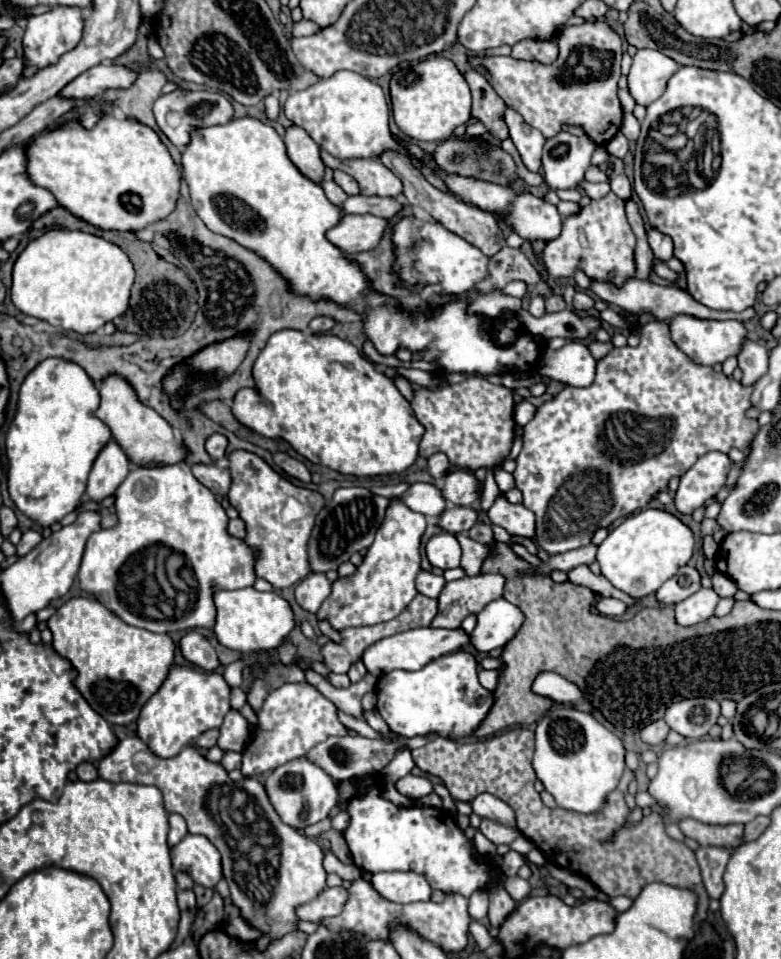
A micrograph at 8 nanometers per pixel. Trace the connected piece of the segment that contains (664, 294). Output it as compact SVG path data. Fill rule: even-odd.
M628 279L620 289L614 287L612 283L600 283L600 281L592 281L592 291L606 303L612 303L624 311L630 311L630 313L646 313L658 321L670 321L674 319L676 315L690 315L690 317L698 317L698 319L718 319L718 321L726 321L726 319L736 319L736 321L748 321L752 317L756 317L756 311L750 307L750 309L744 309L740 313L732 313L732 311L714 311L714 309L708 309L700 303L696 303L688 291L684 289L678 289L678 287L662 287L662 285L656 285L652 281L642 281L642 279Z

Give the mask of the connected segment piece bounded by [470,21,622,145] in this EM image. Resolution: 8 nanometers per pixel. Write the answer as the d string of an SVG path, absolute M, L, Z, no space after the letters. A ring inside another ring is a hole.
M586 21L582 25L566 27L558 37L558 45L560 45L560 55L552 65L540 65L536 61L518 61L512 57L482 57L482 59L472 57L470 65L472 67L484 65L492 75L490 83L494 91L506 101L506 105L510 103L510 107L516 109L528 125L542 131L546 139L554 137L560 131L560 127L566 123L566 125L584 127L584 131L598 145L606 145L618 133L622 123L622 107L616 95L618 79L620 79L622 39L606 21Z

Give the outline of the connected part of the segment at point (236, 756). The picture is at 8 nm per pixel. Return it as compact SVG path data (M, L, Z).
M228 751L228 753L224 755L224 759L220 761L220 765L222 765L226 771L238 769L240 763L242 763L242 755L240 755L240 753L234 753L234 751Z

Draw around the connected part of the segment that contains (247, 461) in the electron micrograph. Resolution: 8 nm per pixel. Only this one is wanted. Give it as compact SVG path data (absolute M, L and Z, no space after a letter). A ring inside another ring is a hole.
M232 451L228 455L232 487L228 493L230 505L240 513L240 519L246 523L246 545L254 551L254 573L260 579L266 579L272 587L284 589L302 581L312 569L306 553L306 545L310 541L310 533L314 527L314 519L318 511L324 507L324 497L318 491L310 491L290 483L286 477L278 475L262 457L248 451ZM286 499L300 499L302 505L308 505L312 511L304 519L284 525L282 509Z

